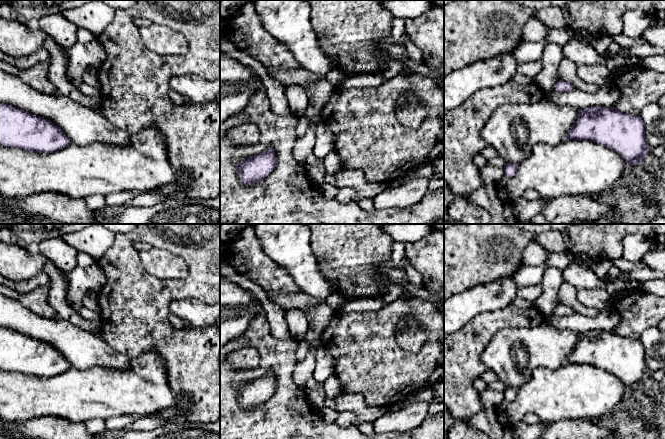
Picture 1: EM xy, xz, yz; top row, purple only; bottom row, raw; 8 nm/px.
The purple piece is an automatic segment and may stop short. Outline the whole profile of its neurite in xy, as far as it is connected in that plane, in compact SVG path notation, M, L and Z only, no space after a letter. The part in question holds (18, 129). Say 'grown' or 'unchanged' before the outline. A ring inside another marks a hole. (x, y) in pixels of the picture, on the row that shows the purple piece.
unchanged | M0 103L0 145L47 154L70 143L65 132L50 120Z

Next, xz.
unchanged | M269 148L237 164L237 174L243 185L254 185L265 179L276 166L275 151Z

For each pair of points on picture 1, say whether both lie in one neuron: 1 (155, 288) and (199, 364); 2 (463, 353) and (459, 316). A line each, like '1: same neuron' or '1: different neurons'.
1: same neuron
2: different neurons

